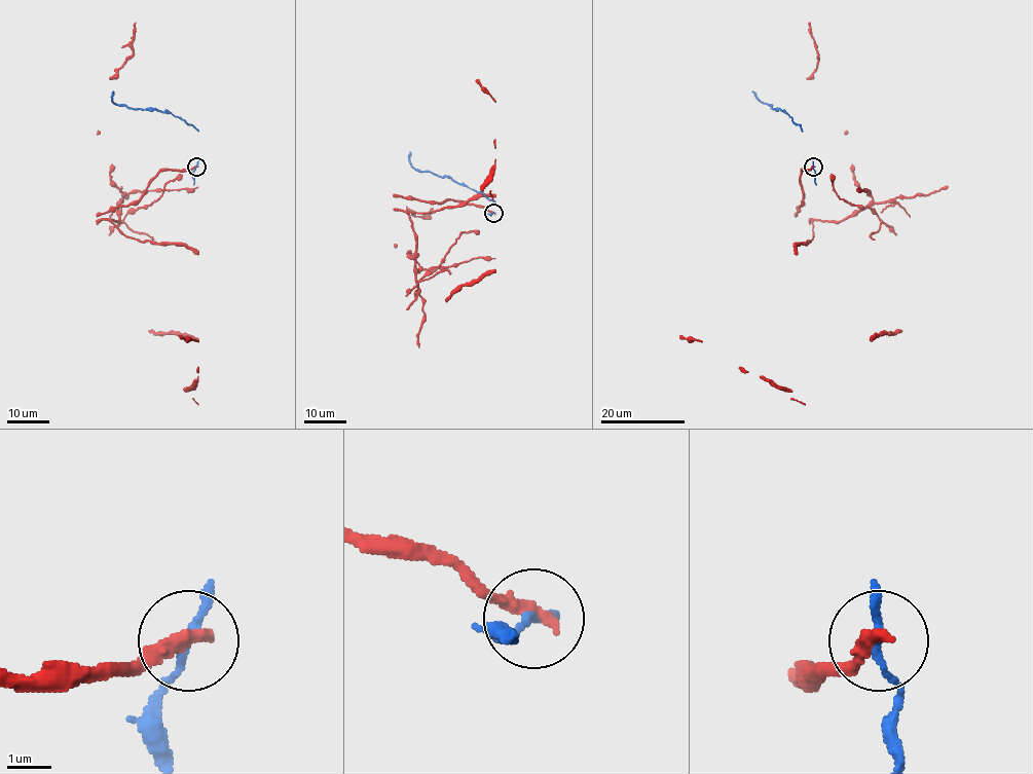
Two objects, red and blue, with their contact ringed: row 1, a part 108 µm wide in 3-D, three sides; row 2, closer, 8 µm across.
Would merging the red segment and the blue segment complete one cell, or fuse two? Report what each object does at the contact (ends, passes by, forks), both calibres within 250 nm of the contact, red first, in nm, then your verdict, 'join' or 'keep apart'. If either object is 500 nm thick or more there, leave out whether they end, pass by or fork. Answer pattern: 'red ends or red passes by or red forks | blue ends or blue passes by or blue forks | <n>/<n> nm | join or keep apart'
red ends | blue passes by | 360/150 nm | keep apart

